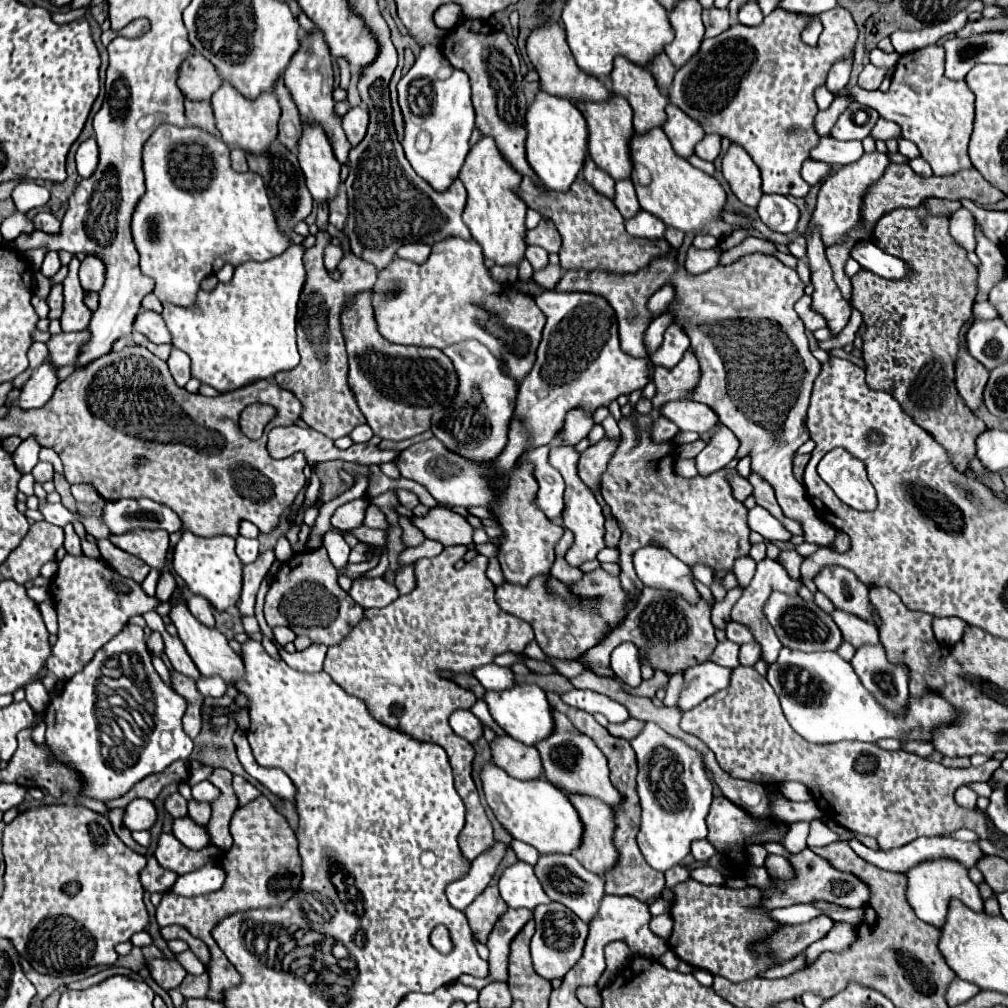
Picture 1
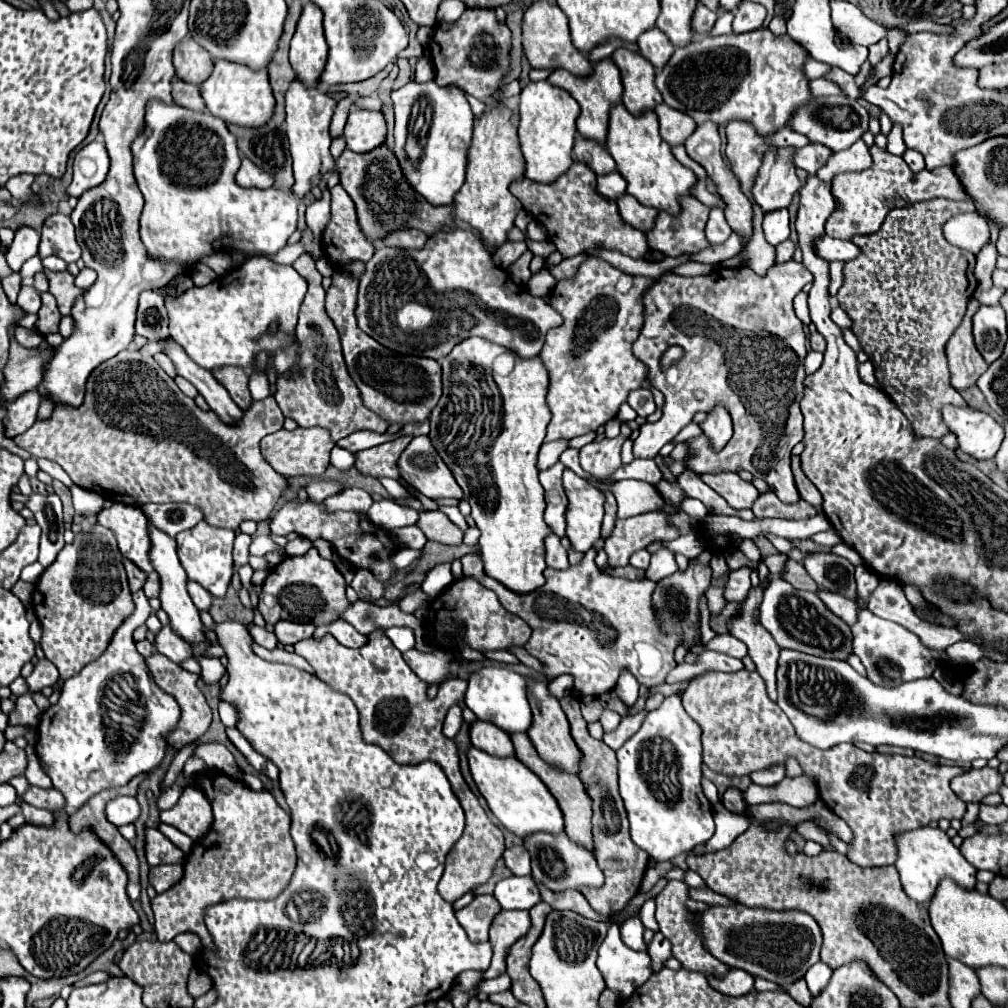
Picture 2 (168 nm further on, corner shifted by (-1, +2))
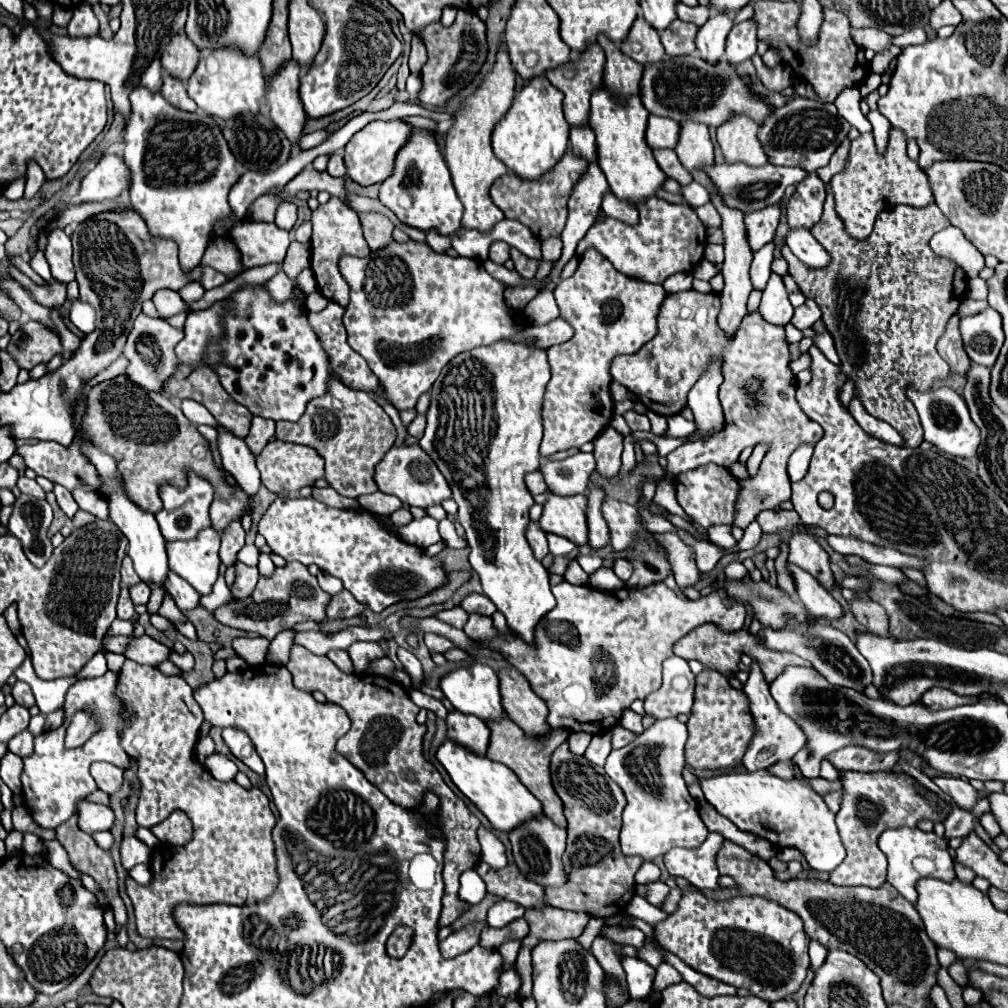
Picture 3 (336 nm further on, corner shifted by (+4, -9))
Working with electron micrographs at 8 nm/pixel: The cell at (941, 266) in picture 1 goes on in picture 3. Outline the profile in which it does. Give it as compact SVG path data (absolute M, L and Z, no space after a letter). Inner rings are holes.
M827 186L825 210L821 220L811 228L811 234L831 254L833 262L823 270L811 270L805 264L801 264L787 246L783 246L783 258L789 262L789 274L799 284L801 292L807 298L813 298L823 312L823 322L835 340L843 374L855 380L855 390L867 412L891 424L903 436L905 446L909 448L921 446L923 428L917 420L917 410L913 408L913 402L905 396L905 388L929 392L935 386L935 382L949 376L949 366L937 354L935 344L941 338L941 332L945 332L945 324L961 304L961 296L957 294L955 286L957 266L937 256L929 248L931 236L947 226L951 226L949 218L937 208L937 204L925 208L897 206L877 216L875 228L869 238L855 240L847 236L847 232L843 230L843 224L835 212L833 194Z

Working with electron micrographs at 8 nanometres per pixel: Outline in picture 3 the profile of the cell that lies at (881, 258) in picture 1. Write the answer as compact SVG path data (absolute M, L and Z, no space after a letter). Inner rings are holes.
M791 230L787 234L787 246L791 252L809 268L827 268L831 264L831 256L821 244L811 236L809 230Z

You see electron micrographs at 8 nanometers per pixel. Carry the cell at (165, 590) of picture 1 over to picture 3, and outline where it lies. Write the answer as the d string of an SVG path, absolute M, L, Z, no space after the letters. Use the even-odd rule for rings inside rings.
M139 582L139 584L131 586L129 592L131 592L131 600L133 600L133 604L147 604L149 594L151 594L151 590L149 590L149 586L147 586L145 582Z

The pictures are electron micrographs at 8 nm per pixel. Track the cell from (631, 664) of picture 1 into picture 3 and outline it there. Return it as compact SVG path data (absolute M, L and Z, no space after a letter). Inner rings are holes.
M627 708L627 712L623 714L623 718L621 718L621 726L623 728L627 728L627 730L631 730L631 732L637 732L637 734L641 734L643 732L643 724L641 724L641 714L637 714L637 712L633 712L631 708Z

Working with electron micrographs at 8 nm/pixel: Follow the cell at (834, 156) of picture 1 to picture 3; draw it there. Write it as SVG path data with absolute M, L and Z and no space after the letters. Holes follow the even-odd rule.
M713 164L711 168L705 168L705 170L707 170L709 178L713 180L715 188L725 198L725 202L731 208L743 210L745 214L775 204L777 200L783 198L785 188L789 184L799 184L807 176L807 172L803 172L803 168L775 166L775 164L767 164L767 166L761 166L761 168L751 168L747 164Z

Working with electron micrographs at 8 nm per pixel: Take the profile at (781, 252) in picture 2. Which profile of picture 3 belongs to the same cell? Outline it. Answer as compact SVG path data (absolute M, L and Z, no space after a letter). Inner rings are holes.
M771 272L769 284L763 290L763 298L759 304L759 312L761 316L771 322L771 324L787 324L793 316L793 306L787 298L785 286L783 286L783 278L775 272Z

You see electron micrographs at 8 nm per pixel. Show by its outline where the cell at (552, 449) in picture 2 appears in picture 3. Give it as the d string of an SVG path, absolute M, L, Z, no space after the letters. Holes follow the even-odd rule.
M539 470L527 474L527 476L525 476L525 484L527 484L527 488L529 488L529 492L531 492L533 496L537 496L537 494L541 494L541 492L547 490L547 484L545 484L545 480L543 480L543 476L541 476Z

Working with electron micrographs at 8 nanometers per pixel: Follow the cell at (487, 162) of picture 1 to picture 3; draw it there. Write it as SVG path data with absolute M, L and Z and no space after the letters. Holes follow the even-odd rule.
M499 48L493 70L485 76L479 90L467 100L467 106L455 114L455 124L449 128L447 132L449 136L445 138L445 160L451 170L457 196L465 206L465 214L461 220L463 228L489 232L497 222L505 218L503 212L493 204L489 196L489 188L493 186L493 182L499 176L507 174L505 164L501 164L501 160L493 156L491 134L493 134L493 128L505 116L505 112L509 112L513 96L515 96L515 72L511 68L505 48Z

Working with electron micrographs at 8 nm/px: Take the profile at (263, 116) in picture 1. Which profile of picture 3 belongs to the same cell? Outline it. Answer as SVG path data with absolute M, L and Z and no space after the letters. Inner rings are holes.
M233 48L201 50L201 60L187 82L187 92L207 116L231 120L247 112L259 114L259 104L265 96L265 78L257 56L243 56Z

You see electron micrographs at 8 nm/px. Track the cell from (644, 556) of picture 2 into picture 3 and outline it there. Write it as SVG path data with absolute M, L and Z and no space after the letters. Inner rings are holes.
M619 558L619 560L613 562L613 572L625 582L625 580L629 580L629 576L633 574L633 568L629 568L629 562L627 562L627 560Z

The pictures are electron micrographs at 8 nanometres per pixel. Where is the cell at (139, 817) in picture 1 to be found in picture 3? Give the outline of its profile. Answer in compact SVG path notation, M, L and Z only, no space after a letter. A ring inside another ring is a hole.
M81 800L77 804L77 812L79 812L79 828L87 834L95 834L95 832L103 832L103 830L113 828L115 814L109 806L91 804L91 802Z

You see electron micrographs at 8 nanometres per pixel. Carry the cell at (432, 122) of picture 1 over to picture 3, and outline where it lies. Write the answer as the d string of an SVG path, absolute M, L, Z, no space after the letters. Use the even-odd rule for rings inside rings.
M419 128L411 132L407 144L395 156L391 176L387 176L387 180L381 184L379 200L391 208L401 222L421 230L437 228L441 234L451 236L461 226L463 204L453 188L451 174L443 158L443 146L439 146L439 136L445 134Z

